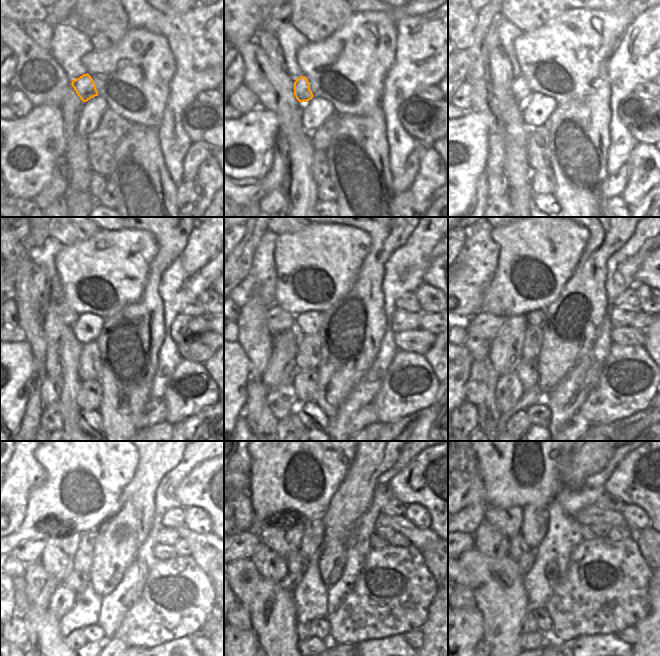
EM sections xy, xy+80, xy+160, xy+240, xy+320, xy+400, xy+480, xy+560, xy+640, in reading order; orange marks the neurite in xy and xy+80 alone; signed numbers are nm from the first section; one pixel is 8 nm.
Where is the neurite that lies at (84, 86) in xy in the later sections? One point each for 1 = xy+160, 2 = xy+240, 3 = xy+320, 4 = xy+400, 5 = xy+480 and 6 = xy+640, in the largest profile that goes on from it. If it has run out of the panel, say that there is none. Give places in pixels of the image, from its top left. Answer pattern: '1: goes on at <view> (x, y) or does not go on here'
1: goes on at xy+160 (520, 88)
2: goes on at xy+240 (69, 317)
3: goes on at xy+320 (278, 319)
4: goes on at xy+400 (485, 325)
5: goes on at xy+480 (27, 550)
6: goes on at xy+640 (468, 539)

